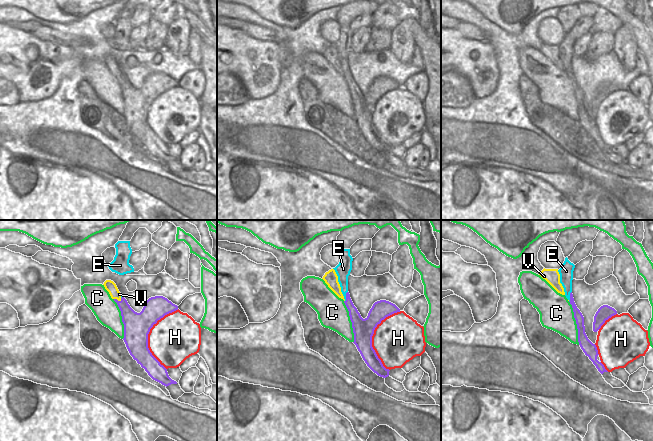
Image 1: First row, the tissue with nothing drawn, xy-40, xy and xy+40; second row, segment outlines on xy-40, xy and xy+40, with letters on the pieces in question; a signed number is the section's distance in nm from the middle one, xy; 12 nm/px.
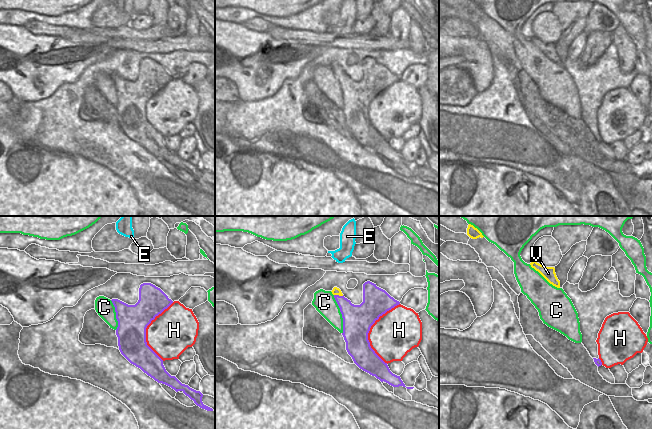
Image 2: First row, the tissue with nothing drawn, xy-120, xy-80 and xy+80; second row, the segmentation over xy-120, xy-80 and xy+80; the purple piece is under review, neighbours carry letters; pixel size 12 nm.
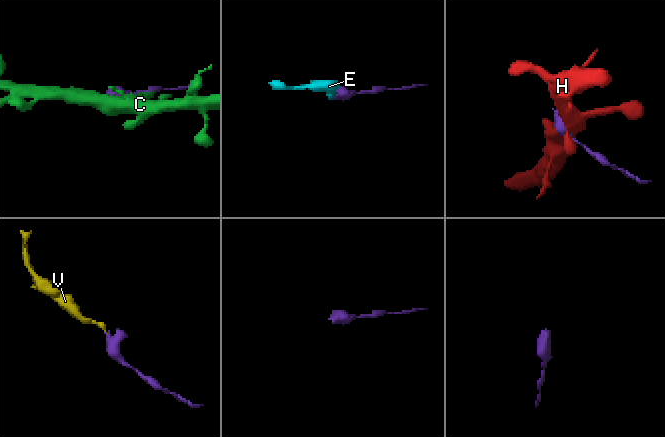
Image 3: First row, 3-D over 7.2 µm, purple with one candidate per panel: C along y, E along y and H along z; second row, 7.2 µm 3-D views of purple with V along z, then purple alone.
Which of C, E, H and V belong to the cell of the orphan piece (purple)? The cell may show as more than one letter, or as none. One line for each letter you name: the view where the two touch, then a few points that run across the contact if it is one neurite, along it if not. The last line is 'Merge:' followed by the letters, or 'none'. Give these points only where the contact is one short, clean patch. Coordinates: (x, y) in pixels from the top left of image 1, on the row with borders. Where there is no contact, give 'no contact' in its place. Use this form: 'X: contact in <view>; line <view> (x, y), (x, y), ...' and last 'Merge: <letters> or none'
E: contact in xy
Merge: E

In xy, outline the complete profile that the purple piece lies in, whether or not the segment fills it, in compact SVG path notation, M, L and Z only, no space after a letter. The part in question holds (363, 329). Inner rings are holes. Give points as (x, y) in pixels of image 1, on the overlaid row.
M350 249L340 250L340 262L333 268L338 276L341 292L344 296L344 303L349 311L350 320L354 333L354 344L360 352L367 366L378 376L386 378L389 376L389 369L386 369L378 358L372 347L372 336L378 324L386 317L400 312L400 309L393 303L380 300L373 304L368 316L363 319L354 306L348 292L348 276L352 270L353 258Z

